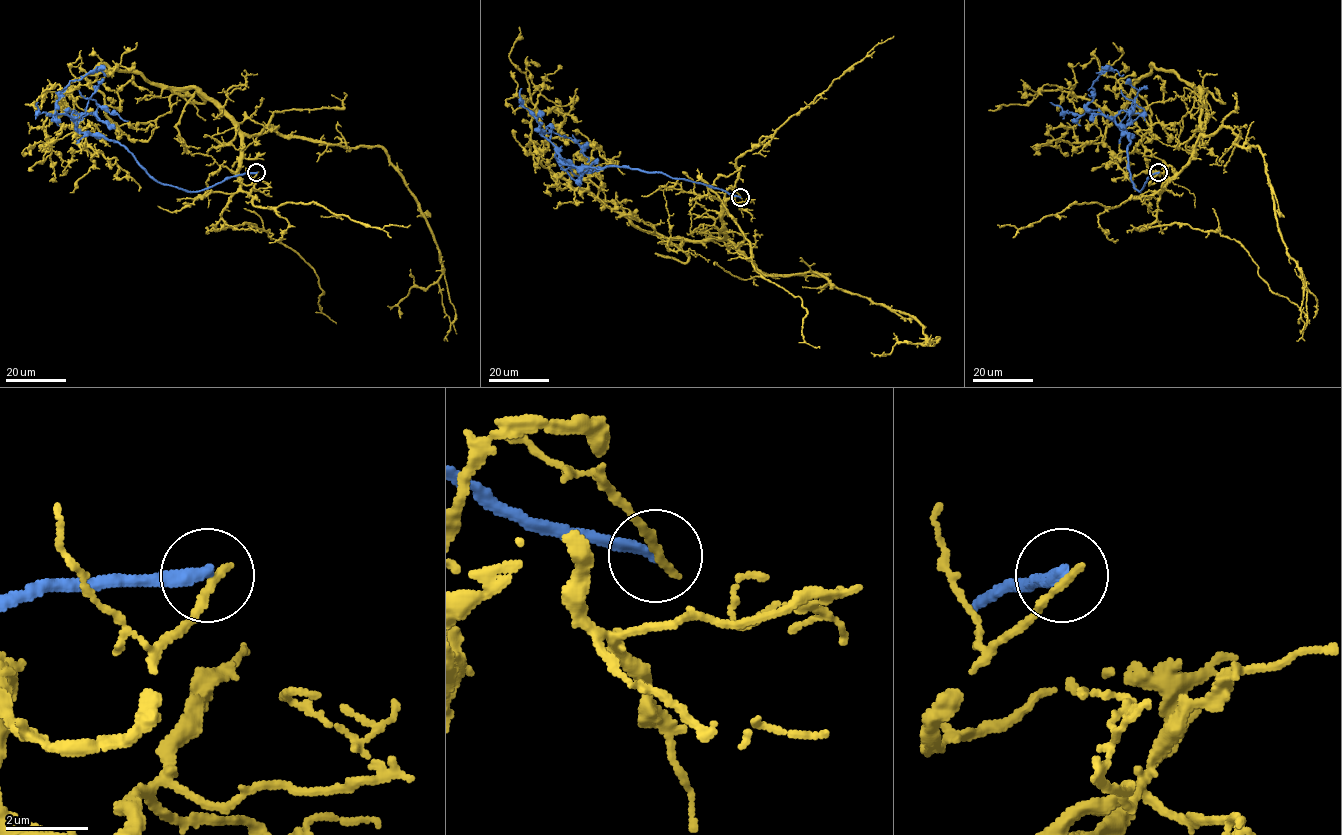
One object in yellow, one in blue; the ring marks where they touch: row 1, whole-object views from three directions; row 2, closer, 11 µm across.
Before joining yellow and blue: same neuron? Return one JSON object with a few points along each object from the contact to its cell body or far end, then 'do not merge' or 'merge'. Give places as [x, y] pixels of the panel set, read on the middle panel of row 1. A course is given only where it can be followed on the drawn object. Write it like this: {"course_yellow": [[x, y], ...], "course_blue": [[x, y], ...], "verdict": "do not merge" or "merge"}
{"course_yellow": [[740, 197], [724, 197], [722, 238], [681, 241], [556, 177], [539, 161], [547, 133], [509, 57], [519, 27]], "course_blue": [[740, 197], [659, 172], [566, 164], [541, 133], [538, 124], [542, 131], [551, 130], [576, 142], [587, 161]], "verdict": "do not merge"}

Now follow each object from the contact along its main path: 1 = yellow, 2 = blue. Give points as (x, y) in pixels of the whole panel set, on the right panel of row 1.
1: (1158, 173), (1149, 185), (1199, 134), (1202, 90), (1175, 73), (1152, 65), (1114, 115), (1063, 90), (988, 110)
2: (1158, 172), (1138, 191), (1130, 178), (1129, 137), (1114, 121), (1085, 109), (1099, 75), (1111, 70), (1123, 74)

